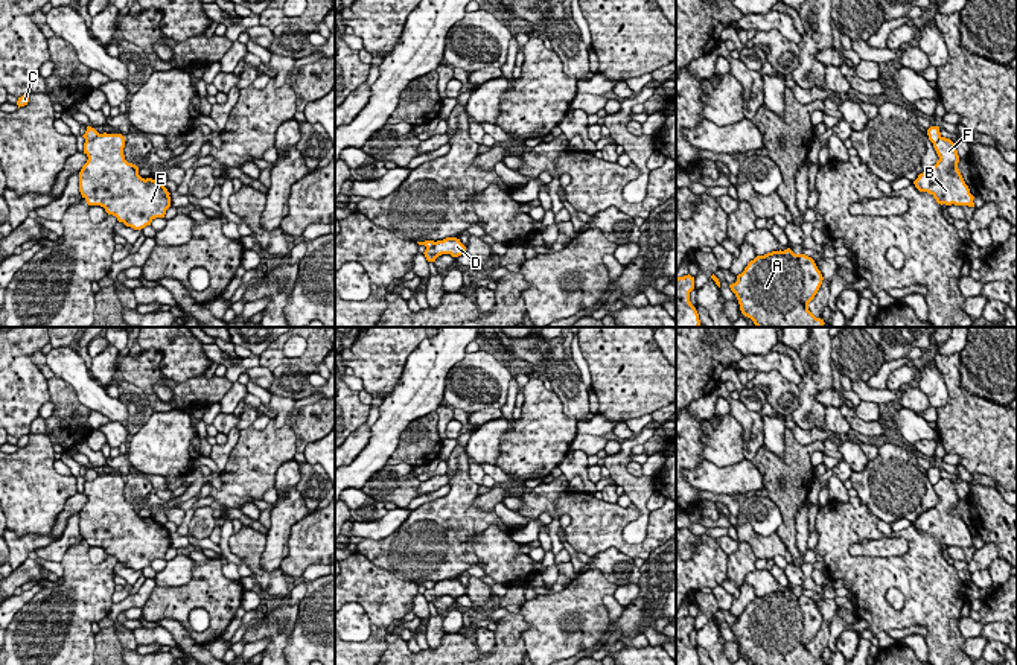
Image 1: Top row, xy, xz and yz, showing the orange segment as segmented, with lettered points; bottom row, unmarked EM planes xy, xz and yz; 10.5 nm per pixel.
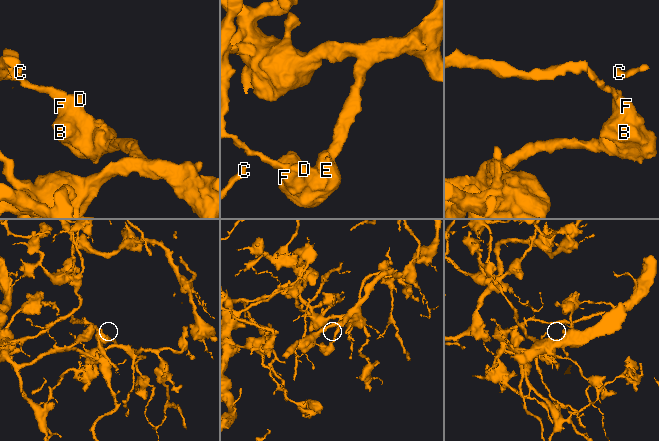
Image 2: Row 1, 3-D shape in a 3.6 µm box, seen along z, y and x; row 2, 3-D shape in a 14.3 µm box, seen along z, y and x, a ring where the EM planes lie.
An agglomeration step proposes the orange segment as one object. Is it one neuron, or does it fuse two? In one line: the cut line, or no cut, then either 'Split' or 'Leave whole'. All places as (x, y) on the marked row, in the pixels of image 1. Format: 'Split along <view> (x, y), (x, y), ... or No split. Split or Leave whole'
Split along xy (99, 134), (86, 140). Split

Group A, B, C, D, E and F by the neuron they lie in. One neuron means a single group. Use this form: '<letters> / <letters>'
A B D E F / C

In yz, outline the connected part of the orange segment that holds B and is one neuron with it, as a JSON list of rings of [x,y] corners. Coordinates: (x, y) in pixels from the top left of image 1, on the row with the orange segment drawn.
[[[941,137],[933,148],[939,157],[933,167],[929,167],[913,181],[920,192],[930,193],[938,204],[974,207],[974,196],[970,193],[959,169],[959,155],[950,138]]]

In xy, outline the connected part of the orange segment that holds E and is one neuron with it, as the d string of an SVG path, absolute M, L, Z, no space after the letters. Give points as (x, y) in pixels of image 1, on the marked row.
M104 132L96 138L85 140L84 154L88 160L79 172L79 192L88 205L100 205L126 227L142 230L151 225L155 218L164 218L171 207L171 193L155 180L142 178L139 167L125 160L123 148L125 137L122 134Z

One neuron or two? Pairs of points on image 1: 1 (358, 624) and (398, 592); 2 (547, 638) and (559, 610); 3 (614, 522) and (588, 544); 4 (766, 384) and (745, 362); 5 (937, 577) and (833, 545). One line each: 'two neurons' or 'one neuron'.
1: two neurons
2: one neuron
3: one neuron
4: two neurons
5: one neuron

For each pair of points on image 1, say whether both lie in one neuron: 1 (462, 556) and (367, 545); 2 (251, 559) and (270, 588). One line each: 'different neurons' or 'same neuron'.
1: same neuron
2: same neuron

